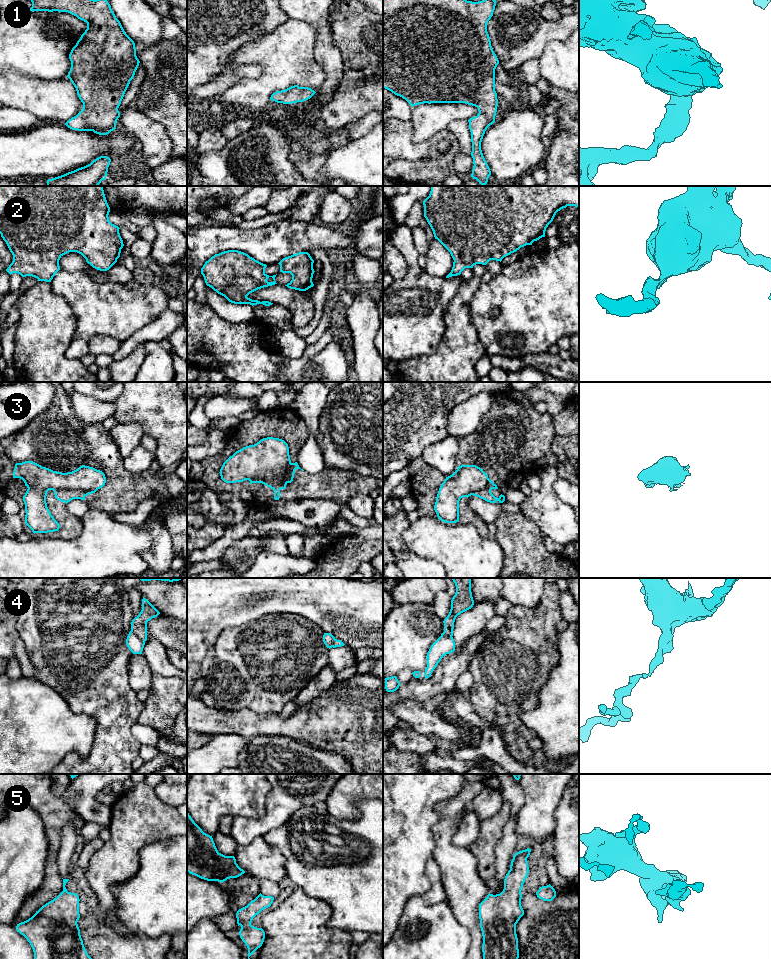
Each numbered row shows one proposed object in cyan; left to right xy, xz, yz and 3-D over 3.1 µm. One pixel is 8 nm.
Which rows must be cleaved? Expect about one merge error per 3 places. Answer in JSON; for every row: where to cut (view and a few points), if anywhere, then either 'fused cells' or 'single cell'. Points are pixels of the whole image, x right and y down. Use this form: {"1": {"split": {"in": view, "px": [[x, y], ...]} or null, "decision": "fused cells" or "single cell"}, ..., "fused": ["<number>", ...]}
{"1": {"split": null, "decision": "single cell"}, "2": {"split": null, "decision": "single cell"}, "3": {"split": {"in": "xz", "px": [[291, 463], [287, 477], [284, 480], [252, 479], [250, 481]]}, "decision": "fused cells"}, "4": {"split": {"in": "xy", "px": [[131, 630], [144, 641]]}, "decision": "fused cells"}, "5": {"split": null, "decision": "single cell"}, "fused": ["3", "4"]}

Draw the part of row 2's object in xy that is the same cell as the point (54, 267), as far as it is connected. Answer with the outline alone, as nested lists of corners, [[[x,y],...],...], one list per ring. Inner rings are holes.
[[[0,186],[0,234],[13,255],[6,271],[51,282],[60,270],[60,258],[69,252],[81,254],[97,270],[109,270],[124,246],[120,228],[109,221],[109,212],[103,186]]]

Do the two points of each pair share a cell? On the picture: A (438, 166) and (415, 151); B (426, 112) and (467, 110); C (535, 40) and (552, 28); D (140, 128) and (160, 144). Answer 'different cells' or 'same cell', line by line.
A: different cells
B: same cell
C: same cell
D: same cell

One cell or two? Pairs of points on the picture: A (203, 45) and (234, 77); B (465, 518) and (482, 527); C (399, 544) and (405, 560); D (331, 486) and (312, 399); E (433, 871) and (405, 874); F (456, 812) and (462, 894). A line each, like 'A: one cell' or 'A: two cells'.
A: two cells
B: one cell
C: two cells
D: two cells
E: two cells
F: one cell

